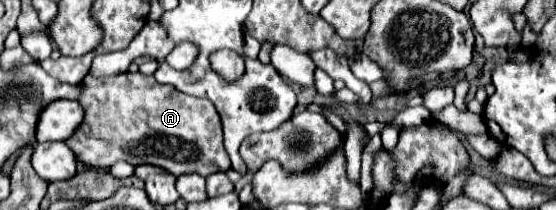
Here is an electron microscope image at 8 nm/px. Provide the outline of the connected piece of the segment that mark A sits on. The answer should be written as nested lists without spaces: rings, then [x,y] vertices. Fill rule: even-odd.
[[[121,73],[113,77],[85,77],[85,95],[81,95],[81,105],[85,107],[85,123],[77,129],[77,135],[69,137],[65,143],[75,151],[77,159],[87,167],[109,169],[117,161],[127,161],[131,165],[157,165],[173,175],[181,173],[199,173],[203,177],[229,171],[231,161],[223,147],[223,129],[219,115],[207,99],[197,99],[177,91],[173,85],[159,85],[153,77],[141,73]]]

